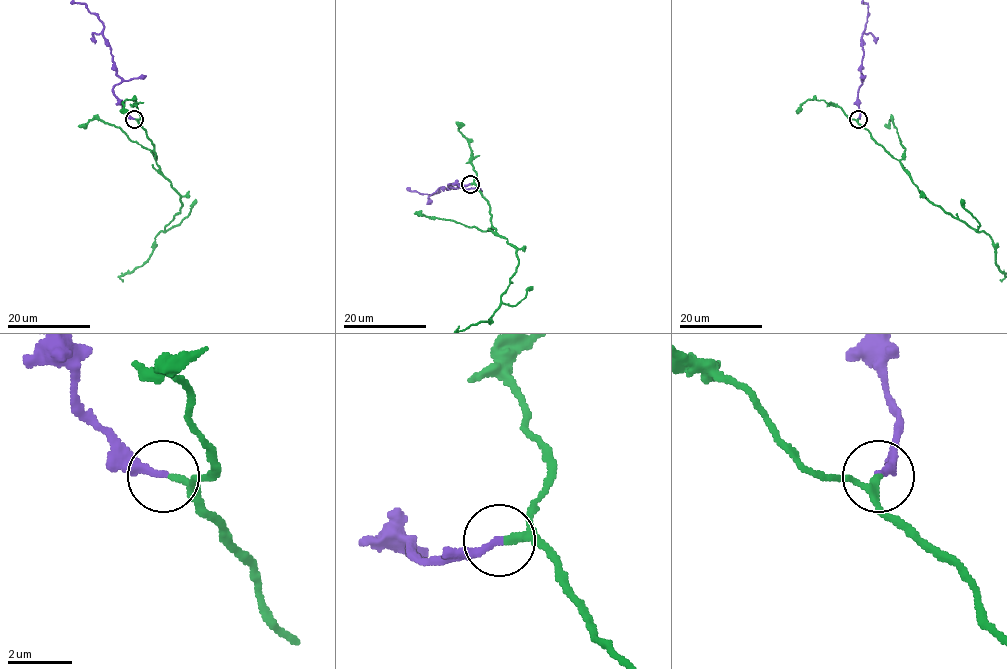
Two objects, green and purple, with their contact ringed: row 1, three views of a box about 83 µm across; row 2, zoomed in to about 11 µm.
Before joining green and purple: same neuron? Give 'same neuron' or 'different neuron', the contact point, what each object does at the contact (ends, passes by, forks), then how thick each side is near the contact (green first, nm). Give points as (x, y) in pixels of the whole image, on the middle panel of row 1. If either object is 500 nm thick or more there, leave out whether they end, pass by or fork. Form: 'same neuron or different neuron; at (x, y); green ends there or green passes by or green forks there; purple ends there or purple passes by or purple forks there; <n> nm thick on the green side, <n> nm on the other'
same neuron; at (470, 184); green passes by; purple ends there; 150 nm thick on the green side, 240 nm on the other

